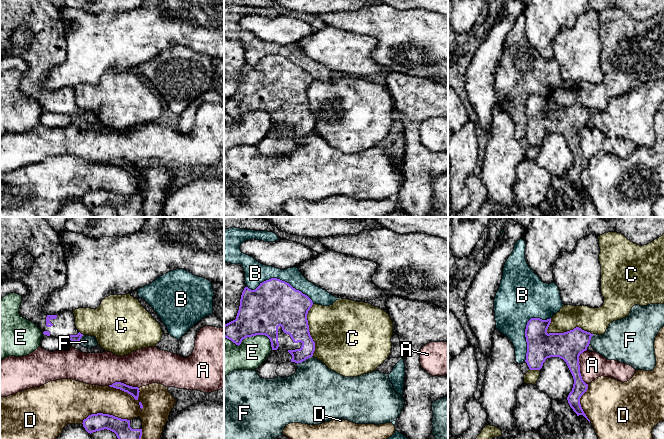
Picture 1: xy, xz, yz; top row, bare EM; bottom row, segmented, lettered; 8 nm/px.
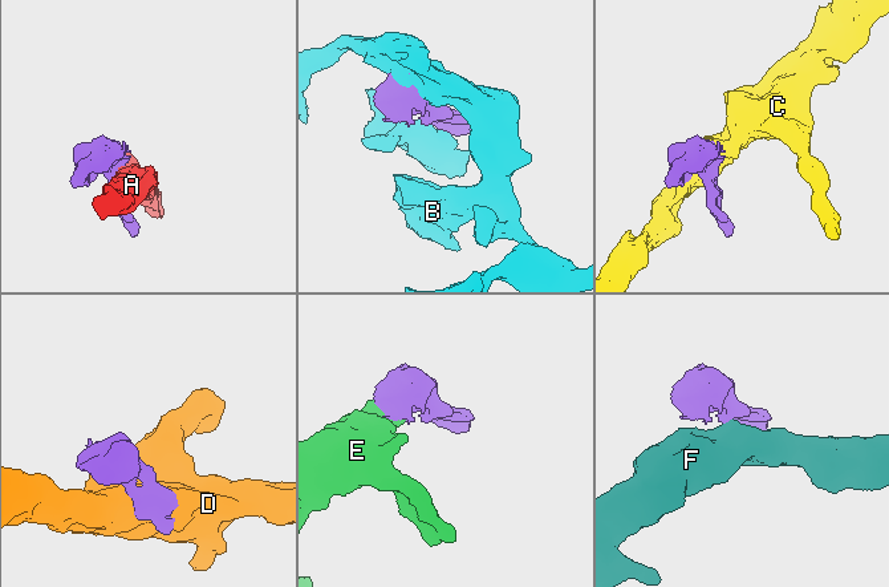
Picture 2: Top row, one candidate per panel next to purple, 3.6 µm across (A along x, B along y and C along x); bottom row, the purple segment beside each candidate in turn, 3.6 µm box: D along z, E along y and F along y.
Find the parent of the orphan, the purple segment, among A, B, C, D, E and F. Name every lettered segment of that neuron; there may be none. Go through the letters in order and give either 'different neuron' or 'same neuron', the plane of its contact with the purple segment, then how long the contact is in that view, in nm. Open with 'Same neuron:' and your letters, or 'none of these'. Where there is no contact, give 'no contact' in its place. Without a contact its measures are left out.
Same neuron: none of these
A: different neuron; meets purple in yz; contact 280 nm long
B: different neuron; meets purple in xz; contact 550 nm long
C: different neuron; meets purple in yz; contact 380 nm long
D: different neuron; meets purple in xy; contact 400 nm long
E: different neuron; meets purple in xz; contact 400 nm long
F: different neuron; meets purple in xz; contact 140 nm long

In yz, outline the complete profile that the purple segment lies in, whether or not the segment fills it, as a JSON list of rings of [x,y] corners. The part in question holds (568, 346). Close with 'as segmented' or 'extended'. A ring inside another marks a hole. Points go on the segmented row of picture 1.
[[[531,318],[527,322],[525,329],[525,337],[527,342],[527,353],[525,362],[527,363],[530,370],[540,370],[547,358],[559,357],[563,359],[566,362],[574,379],[572,391],[567,397],[568,403],[573,411],[577,414],[577,416],[583,415],[590,422],[580,404],[580,398],[587,391],[588,384],[583,381],[580,373],[579,356],[581,353],[587,350],[593,334],[584,331],[579,327],[576,327],[573,330],[564,333],[548,334],[547,329],[550,323],[551,318],[547,320],[542,320],[540,318]]] | as segmented

